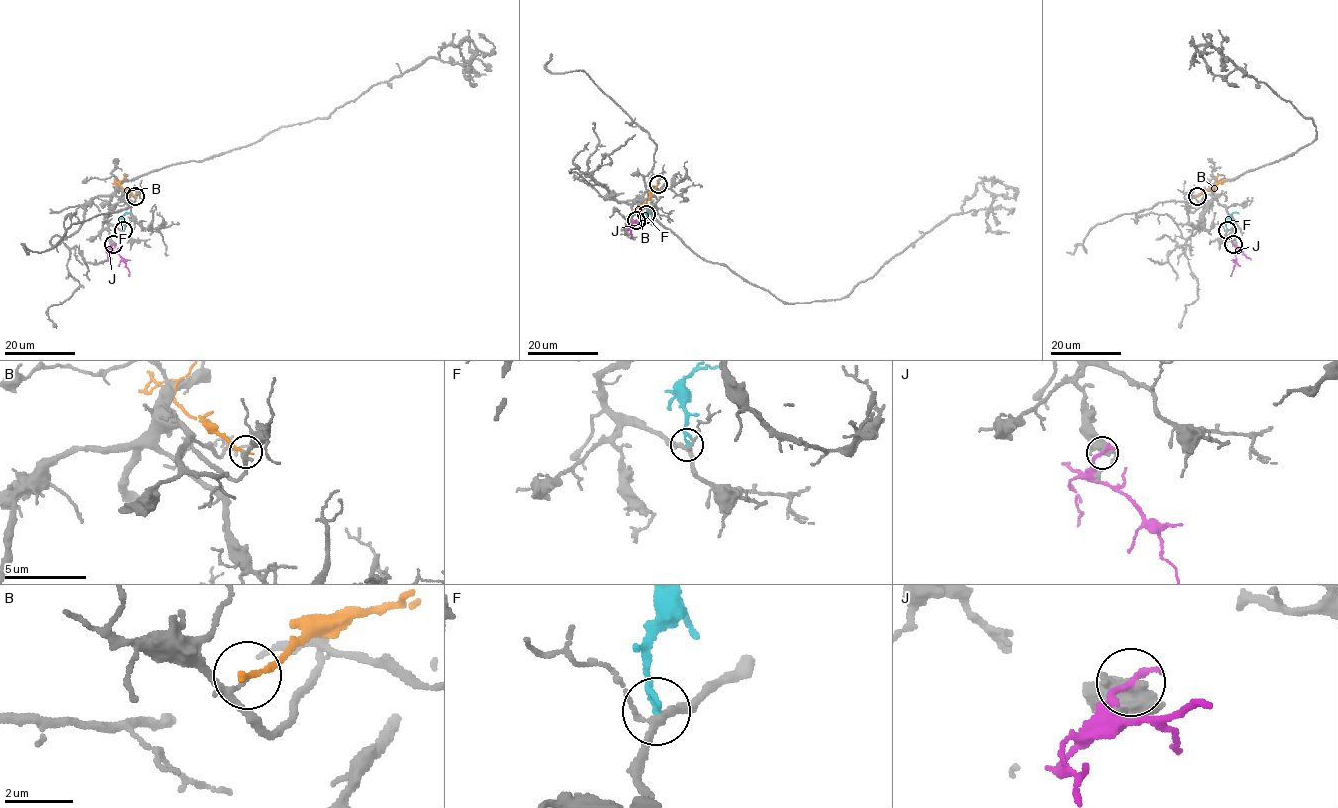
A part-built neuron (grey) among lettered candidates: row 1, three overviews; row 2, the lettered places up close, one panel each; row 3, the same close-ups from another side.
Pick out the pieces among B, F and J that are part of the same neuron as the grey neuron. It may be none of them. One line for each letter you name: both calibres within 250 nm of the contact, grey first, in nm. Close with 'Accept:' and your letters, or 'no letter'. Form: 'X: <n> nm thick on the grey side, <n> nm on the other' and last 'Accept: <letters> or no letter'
Accept: no letter

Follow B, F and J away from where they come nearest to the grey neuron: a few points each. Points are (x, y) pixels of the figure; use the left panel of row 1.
B: (135, 196), (116, 181), (112, 183)
F: (123, 230), (122, 216), (129, 212)
J: (113, 244), (112, 249), (124, 262), (128, 276)

